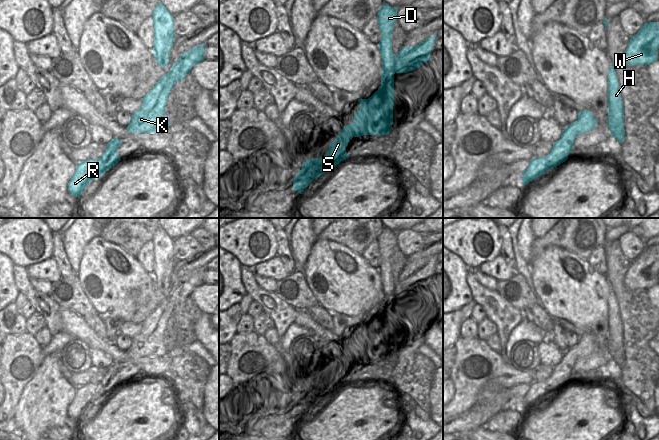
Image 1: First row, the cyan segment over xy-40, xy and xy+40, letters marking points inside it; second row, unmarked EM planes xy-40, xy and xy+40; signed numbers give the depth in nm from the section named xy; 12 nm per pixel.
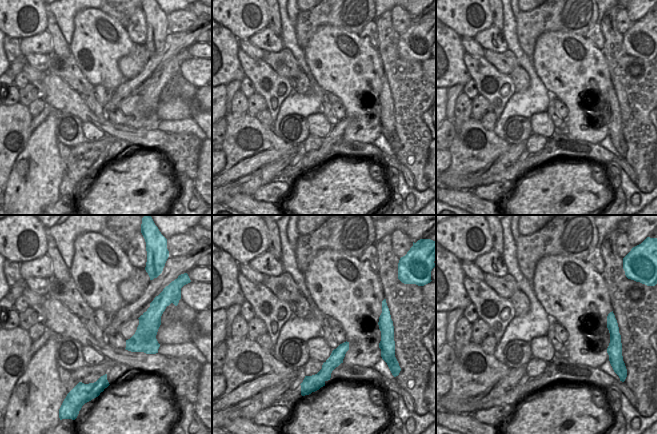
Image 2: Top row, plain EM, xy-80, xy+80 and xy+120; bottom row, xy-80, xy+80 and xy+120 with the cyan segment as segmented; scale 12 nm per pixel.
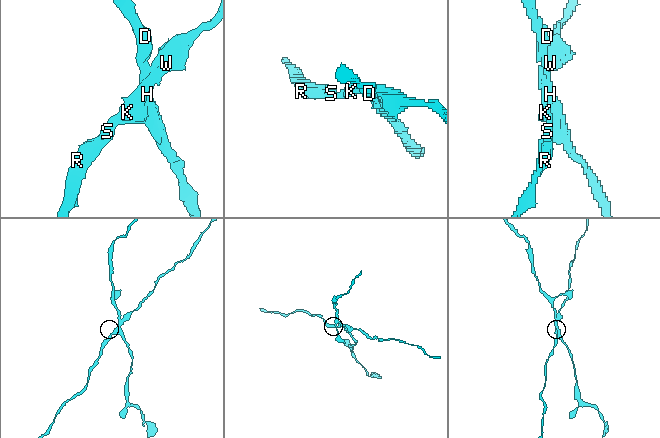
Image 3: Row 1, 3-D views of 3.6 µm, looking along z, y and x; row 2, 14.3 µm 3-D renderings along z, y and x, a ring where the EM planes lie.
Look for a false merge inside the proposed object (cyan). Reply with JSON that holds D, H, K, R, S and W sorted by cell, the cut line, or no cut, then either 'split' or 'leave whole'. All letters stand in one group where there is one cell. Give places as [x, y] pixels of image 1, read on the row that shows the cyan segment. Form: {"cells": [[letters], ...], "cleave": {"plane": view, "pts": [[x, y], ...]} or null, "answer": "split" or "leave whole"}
{"cells": [["D", "H"], ["K", "R", "S", "W"]], "cleave": {"plane": "xy", "pts": [[381, 69], [381, 80], [384, 85], [387, 101], [393, 104]]}, "answer": "split"}

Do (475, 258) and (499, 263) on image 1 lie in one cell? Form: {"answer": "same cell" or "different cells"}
{"answer": "different cells"}

